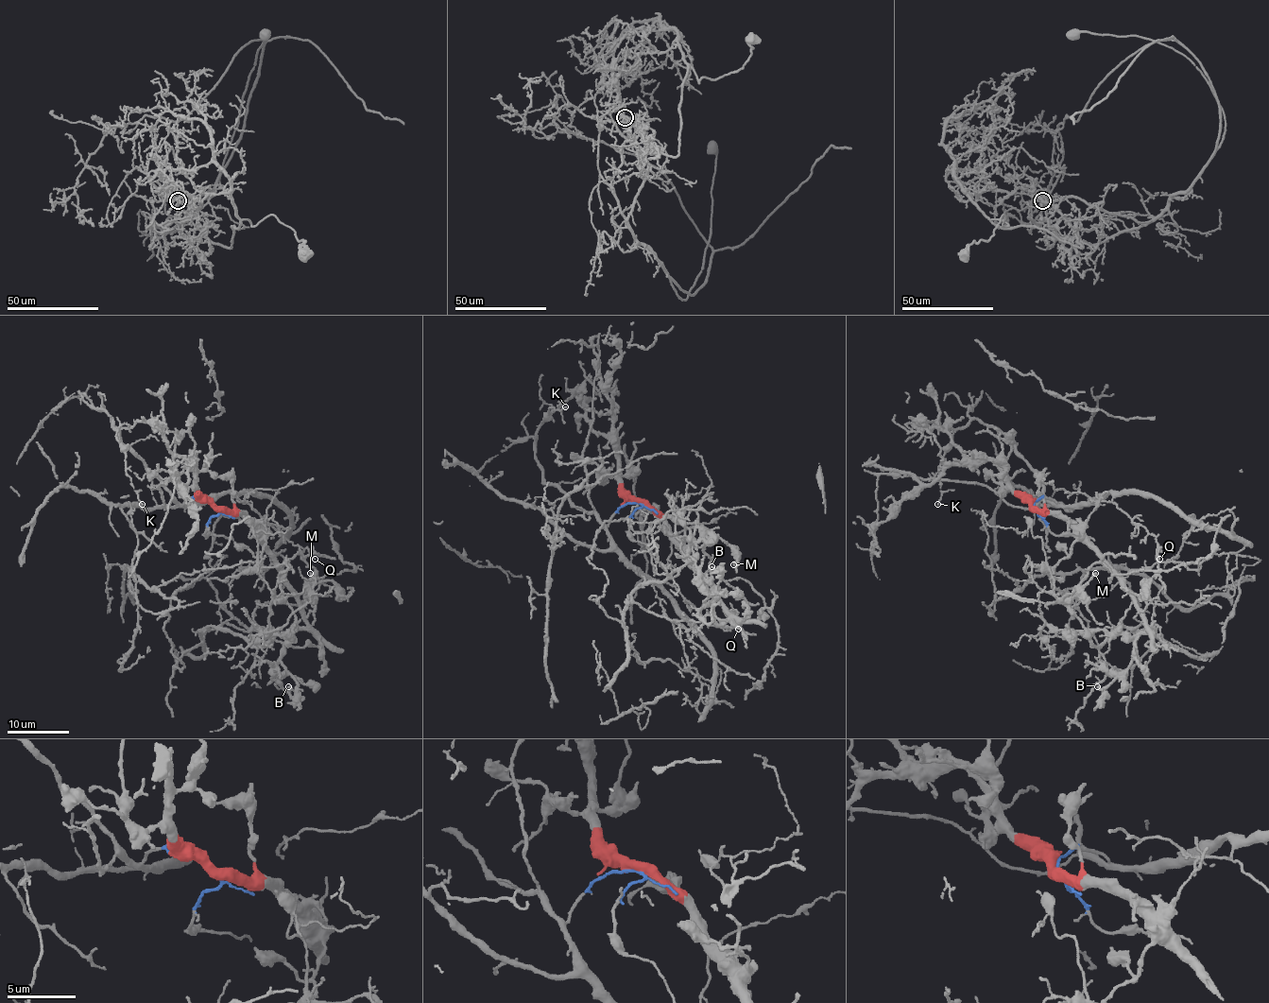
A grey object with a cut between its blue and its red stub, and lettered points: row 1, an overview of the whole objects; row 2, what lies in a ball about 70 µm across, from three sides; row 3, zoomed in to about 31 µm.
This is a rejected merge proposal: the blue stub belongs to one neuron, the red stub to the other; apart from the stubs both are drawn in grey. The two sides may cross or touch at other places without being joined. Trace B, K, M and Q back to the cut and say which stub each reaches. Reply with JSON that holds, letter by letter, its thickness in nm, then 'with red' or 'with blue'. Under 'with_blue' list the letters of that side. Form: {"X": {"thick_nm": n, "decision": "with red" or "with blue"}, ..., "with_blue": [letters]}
{"B": {"thick_nm": 240, "decision": "with red"}, "K": {"thick_nm": 140, "decision": "with blue"}, "M": {"thick_nm": 240, "decision": "with red"}, "Q": {"thick_nm": 110, "decision": "with blue"}, "with_blue": ["K", "Q"]}

